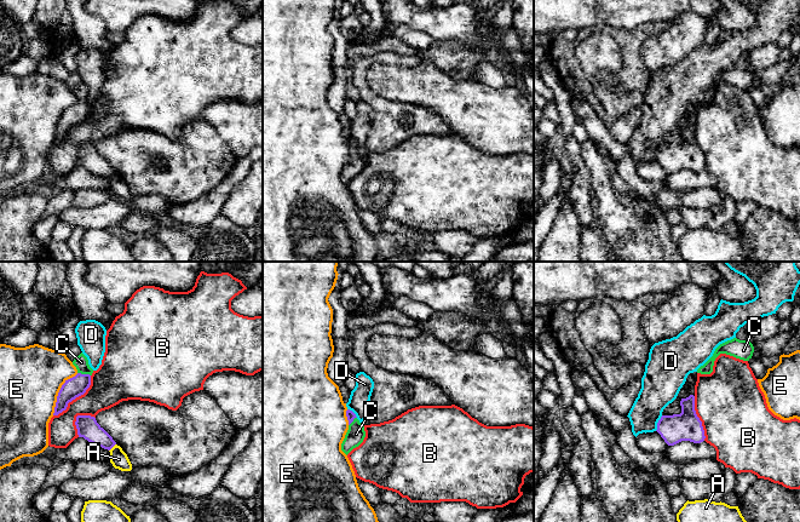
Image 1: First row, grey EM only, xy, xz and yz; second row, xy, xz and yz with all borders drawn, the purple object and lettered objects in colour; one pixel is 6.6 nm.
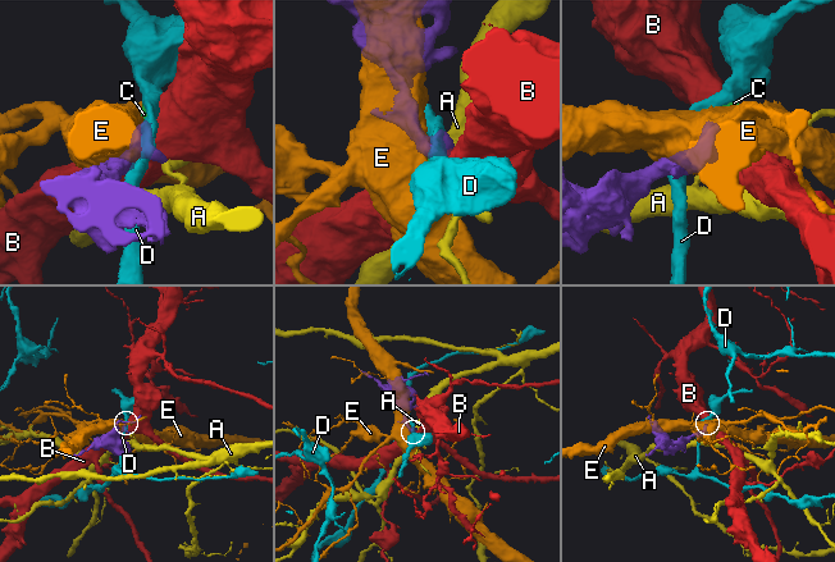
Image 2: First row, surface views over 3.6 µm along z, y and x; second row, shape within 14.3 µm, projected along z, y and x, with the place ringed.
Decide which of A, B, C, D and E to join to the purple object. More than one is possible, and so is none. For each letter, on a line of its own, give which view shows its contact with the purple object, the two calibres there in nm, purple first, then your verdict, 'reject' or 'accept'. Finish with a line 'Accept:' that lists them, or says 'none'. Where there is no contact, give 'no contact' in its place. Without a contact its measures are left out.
A: meets purple in xy; 140 nm thick on the purple side, 120 nm on the other; reject
B: meets purple in xy; 140 nm thick on the purple side, 280 nm on the other; reject
C: meets purple in xy; 140 nm thick on the purple side, 90 nm on the other; accept
D: meets purple in yz; 190 nm thick on the purple side, 260 nm on the other; reject
E: meets purple in xy; 140 nm thick on the purple side, 420 nm on the other; reject
Accept: C

